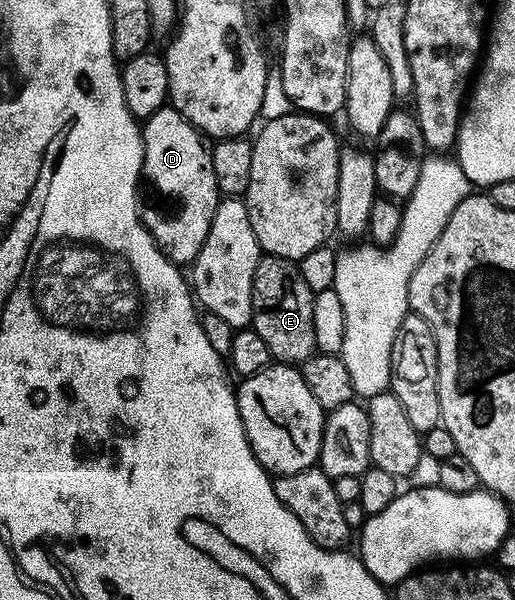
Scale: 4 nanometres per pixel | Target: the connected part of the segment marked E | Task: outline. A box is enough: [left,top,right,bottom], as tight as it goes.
[250,254,317,365]

